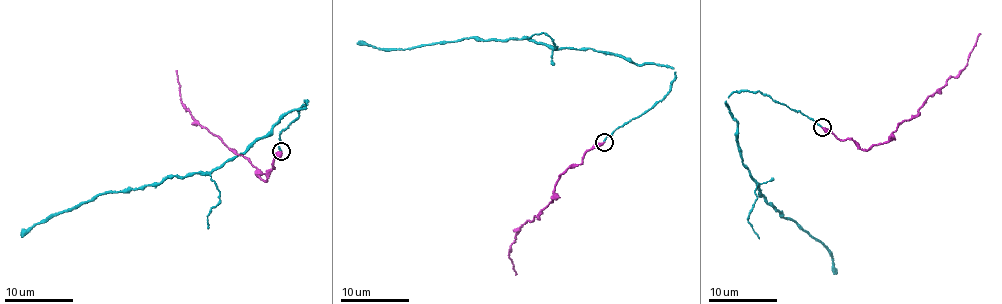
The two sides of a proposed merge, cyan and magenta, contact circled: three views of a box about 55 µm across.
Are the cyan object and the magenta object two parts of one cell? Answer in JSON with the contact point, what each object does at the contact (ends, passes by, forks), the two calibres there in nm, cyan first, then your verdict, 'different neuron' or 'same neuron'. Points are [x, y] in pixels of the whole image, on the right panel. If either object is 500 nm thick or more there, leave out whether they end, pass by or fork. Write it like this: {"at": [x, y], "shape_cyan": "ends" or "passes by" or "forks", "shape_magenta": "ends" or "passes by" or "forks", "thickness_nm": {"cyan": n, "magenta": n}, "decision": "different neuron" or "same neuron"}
{"at": [822, 127], "shape_cyan": "ends", "shape_magenta": "passes by", "thickness_nm": {"cyan": 180, "magenta": 300}, "decision": "same neuron"}

